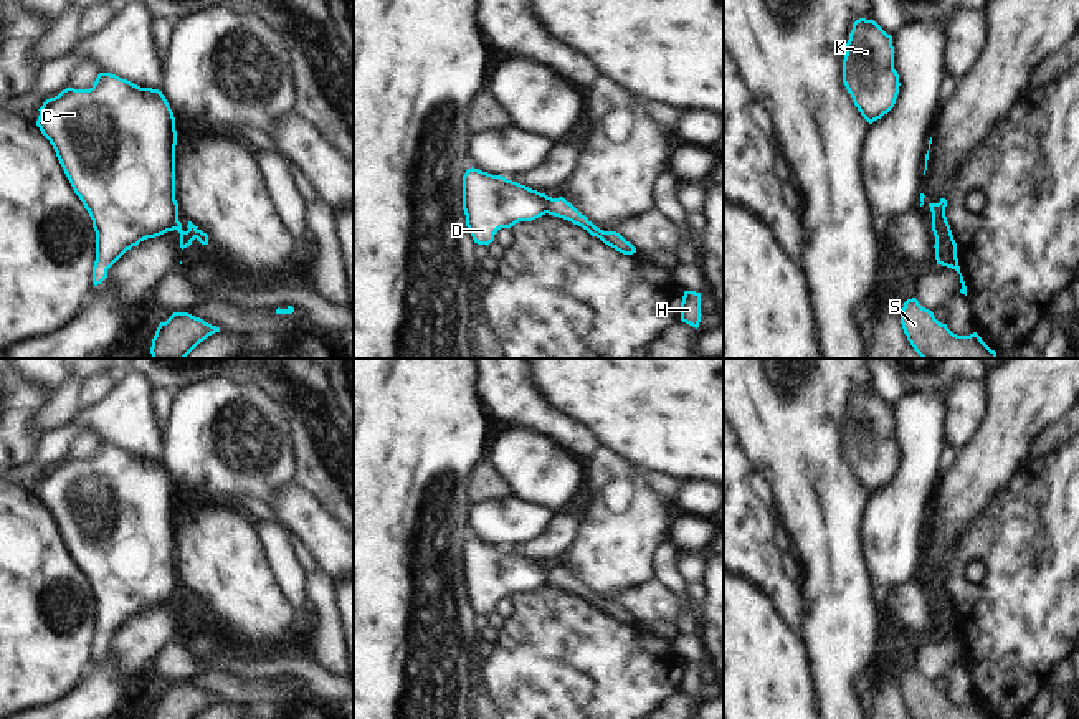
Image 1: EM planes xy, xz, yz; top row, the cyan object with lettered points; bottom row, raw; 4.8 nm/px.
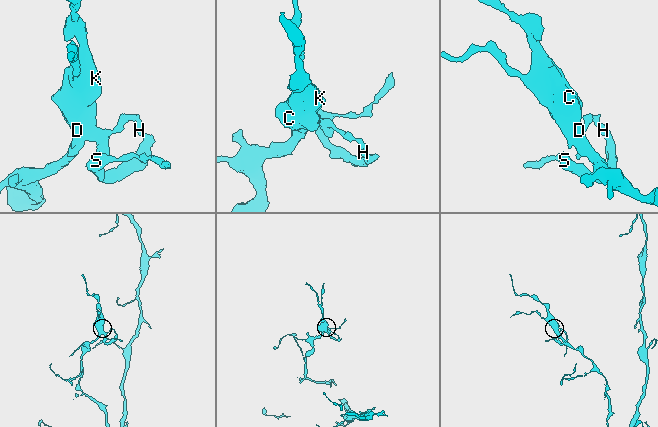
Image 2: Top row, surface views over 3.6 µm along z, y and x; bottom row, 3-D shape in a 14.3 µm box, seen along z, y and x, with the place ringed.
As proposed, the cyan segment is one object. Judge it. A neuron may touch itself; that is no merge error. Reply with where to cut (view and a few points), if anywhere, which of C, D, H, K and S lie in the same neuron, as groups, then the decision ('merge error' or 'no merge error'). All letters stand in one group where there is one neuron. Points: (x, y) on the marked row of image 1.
xz (546, 197), (547, 212) | C D K / H S | merge error

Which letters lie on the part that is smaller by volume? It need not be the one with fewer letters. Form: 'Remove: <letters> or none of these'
Remove: H, S

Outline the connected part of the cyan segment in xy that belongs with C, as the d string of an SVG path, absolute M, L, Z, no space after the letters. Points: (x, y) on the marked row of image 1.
M99 73L89 89L63 89L38 111L36 126L53 145L74 193L93 220L93 284L97 286L127 250L173 231L178 223L173 112L162 91L140 88L111 73Z

